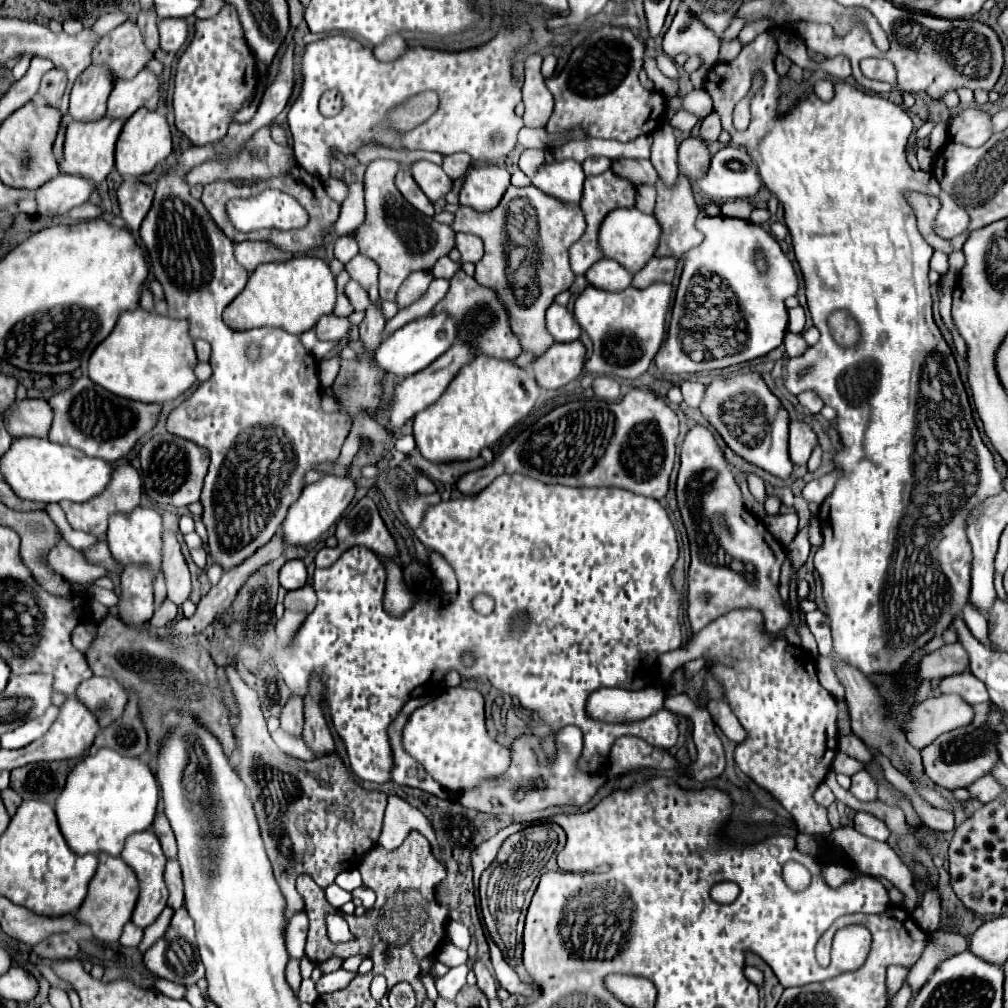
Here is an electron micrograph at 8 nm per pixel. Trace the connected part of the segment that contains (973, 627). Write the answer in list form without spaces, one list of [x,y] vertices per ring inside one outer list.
[[[967,604],[965,608],[963,608],[963,620],[965,620],[965,624],[967,624],[967,628],[971,630],[971,634],[979,640],[979,642],[983,642],[987,648],[991,648],[991,650],[997,650],[993,644],[991,644],[991,638],[989,638],[989,626],[987,626],[987,620],[983,618],[983,614],[981,612],[977,612],[971,604]]]

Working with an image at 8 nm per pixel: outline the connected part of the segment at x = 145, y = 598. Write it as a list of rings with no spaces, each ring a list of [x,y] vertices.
[[[127,566],[121,574],[117,612],[123,624],[137,628],[153,616],[153,574],[141,566]]]

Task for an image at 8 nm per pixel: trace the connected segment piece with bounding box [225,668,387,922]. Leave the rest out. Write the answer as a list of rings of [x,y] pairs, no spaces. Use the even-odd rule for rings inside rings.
[[[227,668],[225,672],[239,704],[239,776],[255,806],[265,850],[287,902],[285,920],[289,922],[303,910],[303,900],[295,890],[297,876],[311,874],[317,878],[317,870],[327,870],[329,886],[339,872],[359,866],[363,856],[377,846],[387,796],[383,792],[363,790],[351,778],[337,754],[303,762],[281,752],[267,732],[257,694],[245,686],[235,668]]]

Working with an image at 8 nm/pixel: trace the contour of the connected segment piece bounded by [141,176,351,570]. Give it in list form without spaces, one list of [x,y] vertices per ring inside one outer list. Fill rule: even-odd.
[[[163,176],[157,182],[153,206],[141,224],[141,240],[151,258],[151,270],[163,286],[169,316],[185,318],[189,322],[191,338],[201,338],[213,348],[209,360],[213,376],[201,382],[191,398],[169,414],[167,430],[209,450],[211,464],[201,494],[203,524],[209,534],[207,552],[215,564],[219,564],[223,570],[231,570],[253,556],[279,532],[289,506],[305,488],[305,474],[323,462],[335,462],[339,458],[341,446],[351,430],[351,418],[345,414],[329,414],[321,408],[317,358],[303,348],[299,336],[281,328],[263,326],[239,332],[225,326],[221,312],[231,302],[231,296],[237,296],[245,288],[249,272],[237,264],[233,252],[235,244],[217,228],[201,200],[191,198],[189,186],[183,178]],[[251,342],[261,344],[261,360],[257,362],[247,360],[245,354]]]

